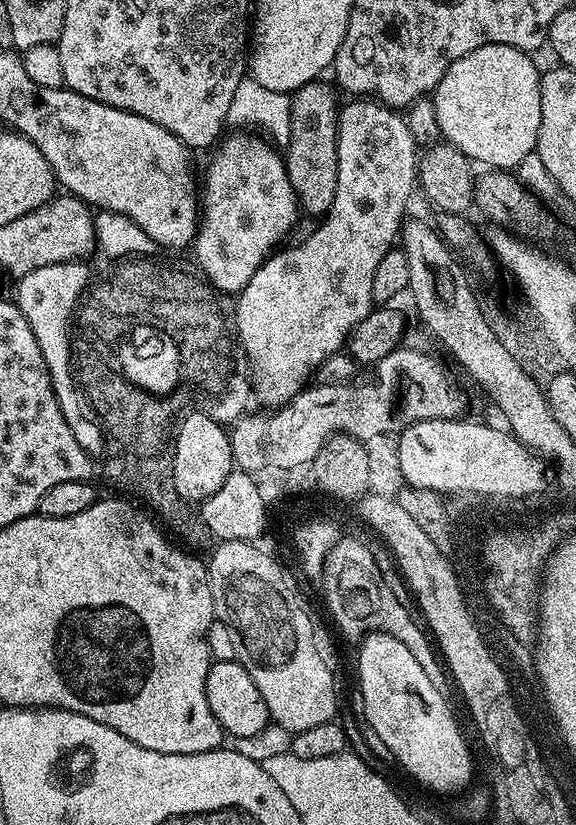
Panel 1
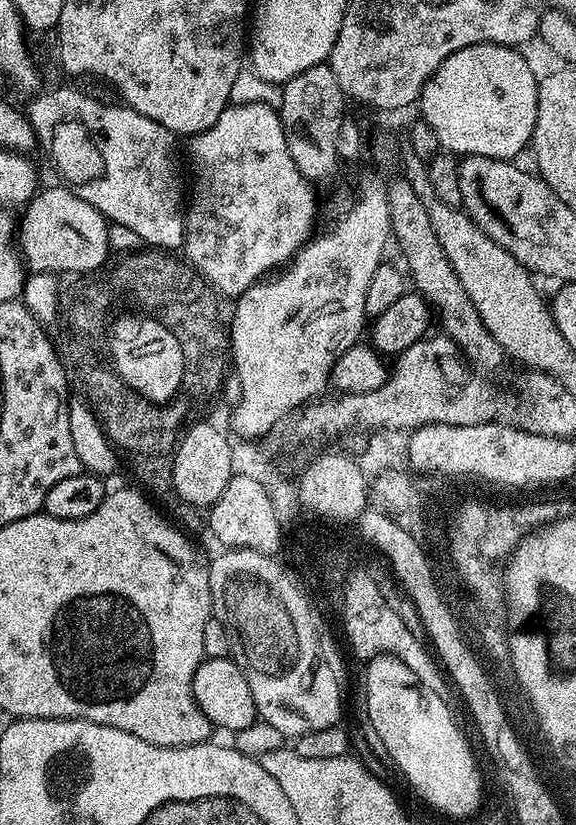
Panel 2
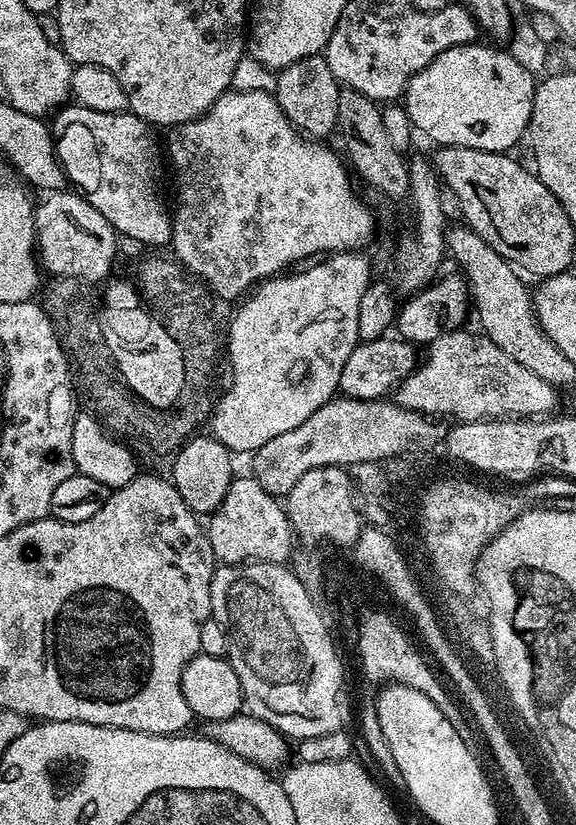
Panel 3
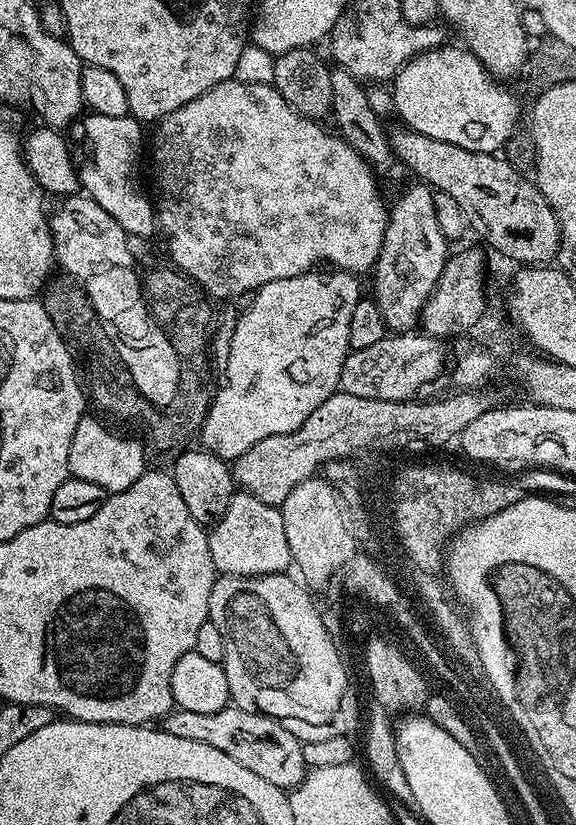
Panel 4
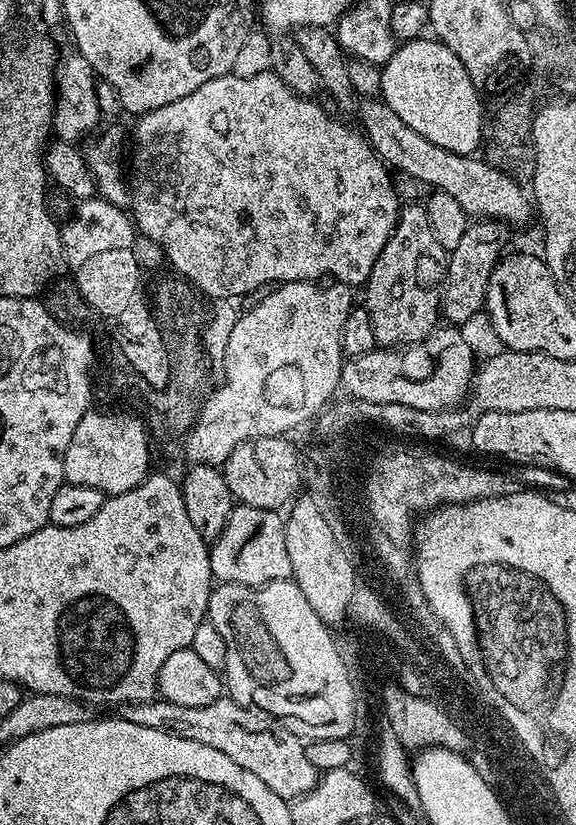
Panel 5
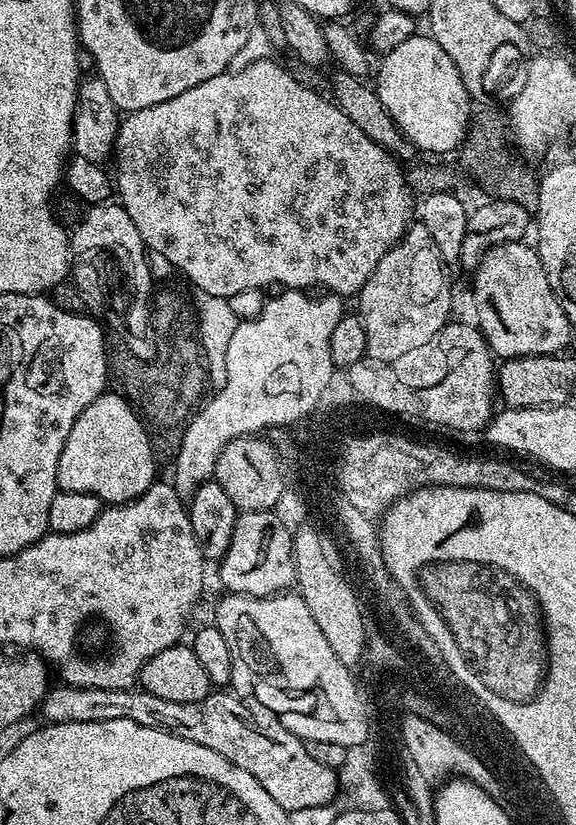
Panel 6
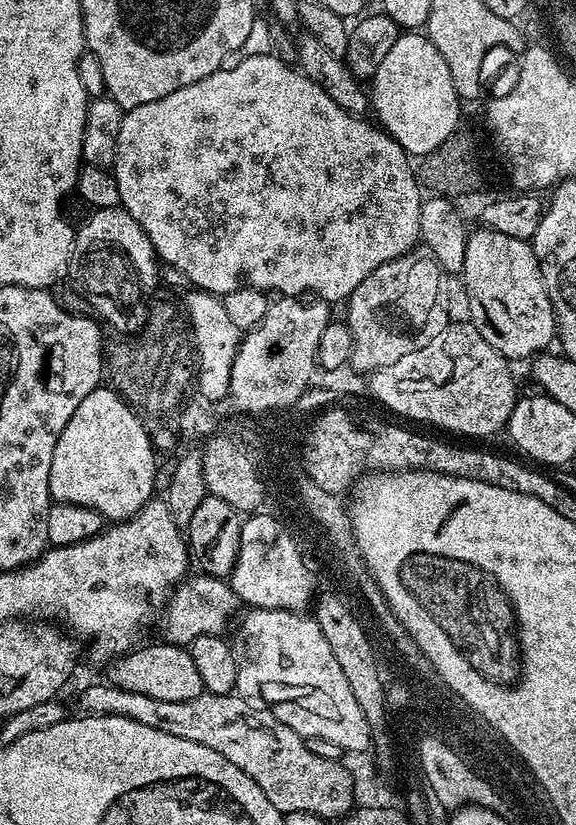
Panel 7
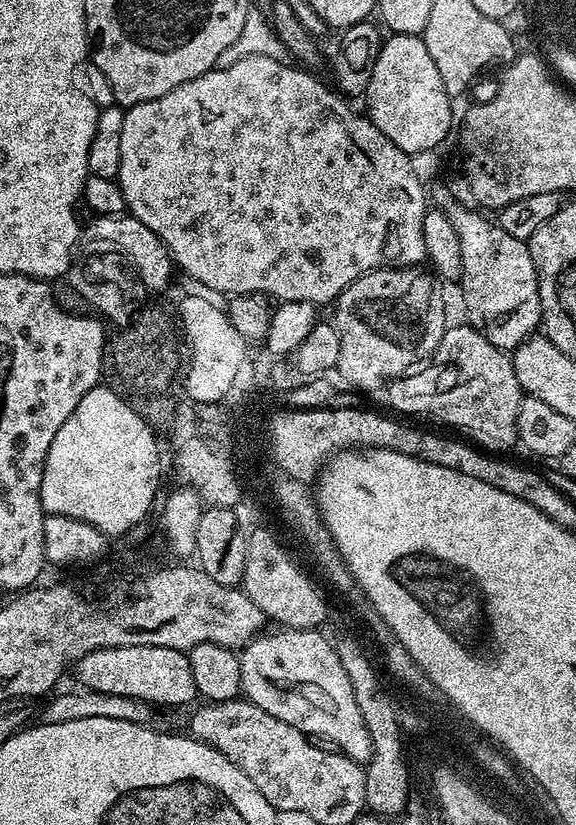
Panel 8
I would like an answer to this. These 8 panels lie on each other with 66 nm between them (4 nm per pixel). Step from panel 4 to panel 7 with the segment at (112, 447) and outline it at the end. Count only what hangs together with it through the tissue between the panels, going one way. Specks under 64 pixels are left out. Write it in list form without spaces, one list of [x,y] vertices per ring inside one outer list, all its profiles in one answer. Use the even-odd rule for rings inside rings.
[[[106,387],[95,388],[90,394],[86,394],[86,398],[82,398],[78,410],[74,410],[74,418],[70,418],[70,422],[66,422],[66,430],[62,430],[62,434],[58,438],[58,446],[54,446],[54,458],[50,461],[50,494],[53,501],[58,504],[73,504],[74,506],[93,508],[98,510],[98,514],[102,514],[105,521],[108,522],[131,520],[132,515],[138,510],[142,510],[142,506],[154,496],[152,487],[156,484],[156,452],[152,449],[152,441],[154,441],[153,437],[140,431],[140,425],[136,424],[136,420],[129,415],[126,408],[121,407],[121,401],[109,395]]]

